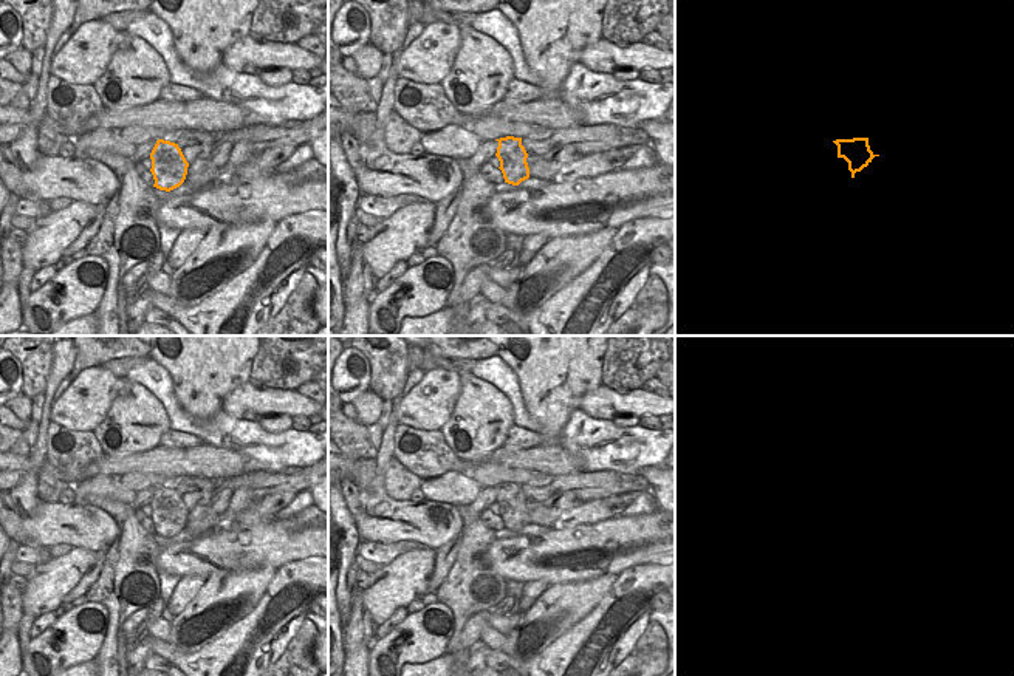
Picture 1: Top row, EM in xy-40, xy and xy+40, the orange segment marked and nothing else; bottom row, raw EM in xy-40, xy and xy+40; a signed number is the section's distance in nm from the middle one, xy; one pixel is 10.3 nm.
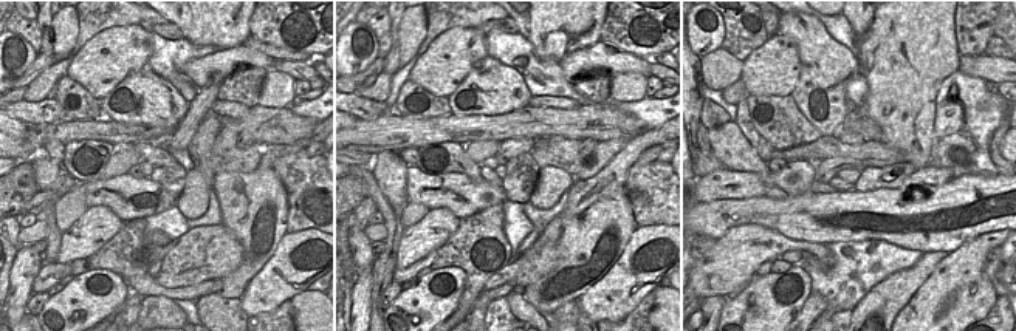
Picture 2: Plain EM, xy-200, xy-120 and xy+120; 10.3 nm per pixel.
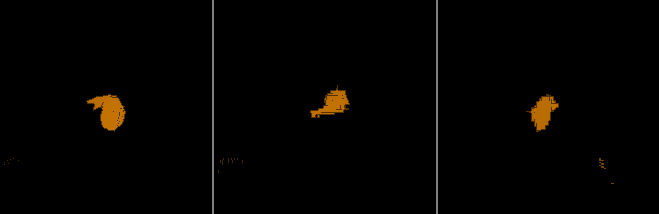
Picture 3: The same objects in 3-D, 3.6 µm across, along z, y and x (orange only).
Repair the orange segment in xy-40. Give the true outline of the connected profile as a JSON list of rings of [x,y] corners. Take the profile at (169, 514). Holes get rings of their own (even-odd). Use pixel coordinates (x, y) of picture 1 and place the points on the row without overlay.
[[[158,486],[152,500],[153,534],[170,538],[180,534],[187,521],[189,509],[186,507],[178,490]]]

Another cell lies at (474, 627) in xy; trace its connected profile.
[[[480,611],[468,619],[461,631],[461,647],[469,650],[469,647],[481,639],[481,633],[488,625],[491,611]]]

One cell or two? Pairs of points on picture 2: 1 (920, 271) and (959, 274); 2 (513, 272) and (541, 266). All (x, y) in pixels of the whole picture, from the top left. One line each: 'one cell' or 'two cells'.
1: two cells
2: one cell

